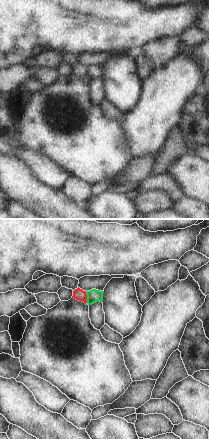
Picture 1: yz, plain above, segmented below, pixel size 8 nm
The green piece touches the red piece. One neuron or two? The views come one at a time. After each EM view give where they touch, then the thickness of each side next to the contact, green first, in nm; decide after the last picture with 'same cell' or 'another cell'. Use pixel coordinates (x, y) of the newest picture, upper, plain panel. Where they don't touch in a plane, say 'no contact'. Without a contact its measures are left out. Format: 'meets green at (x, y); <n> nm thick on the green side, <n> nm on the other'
meets green at (87, 73); 110 nm thick on the green side, 90 nm on the other

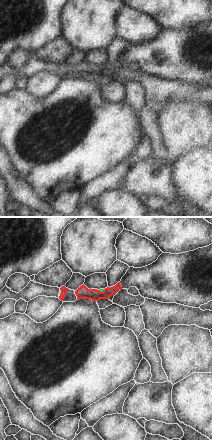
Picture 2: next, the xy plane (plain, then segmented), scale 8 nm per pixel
meets green at (101, 67); 30 nm thick on the green side, 100 nm on the other

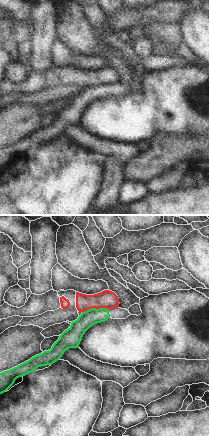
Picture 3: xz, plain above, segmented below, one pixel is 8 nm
meets green at (95, 84); 140 nm thick on the green side, 150 nm on the other

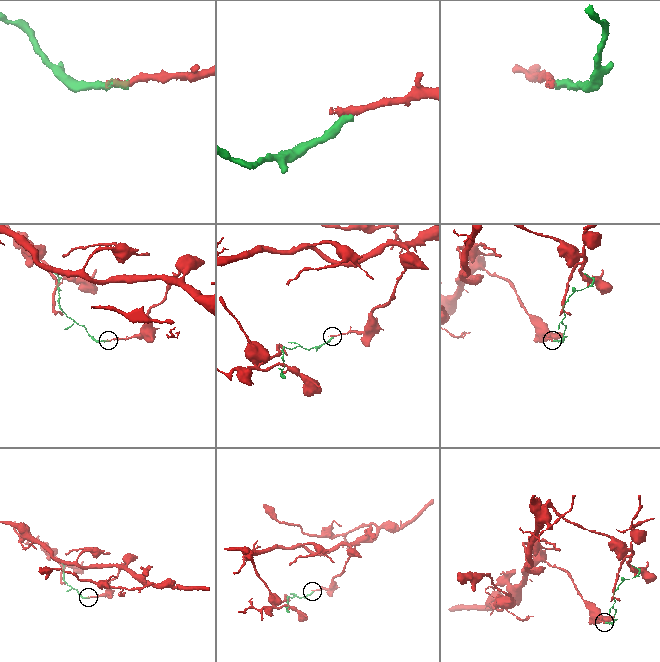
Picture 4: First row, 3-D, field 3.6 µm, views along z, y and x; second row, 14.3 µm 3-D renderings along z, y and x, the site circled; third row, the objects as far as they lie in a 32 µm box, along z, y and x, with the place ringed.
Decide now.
another cell

